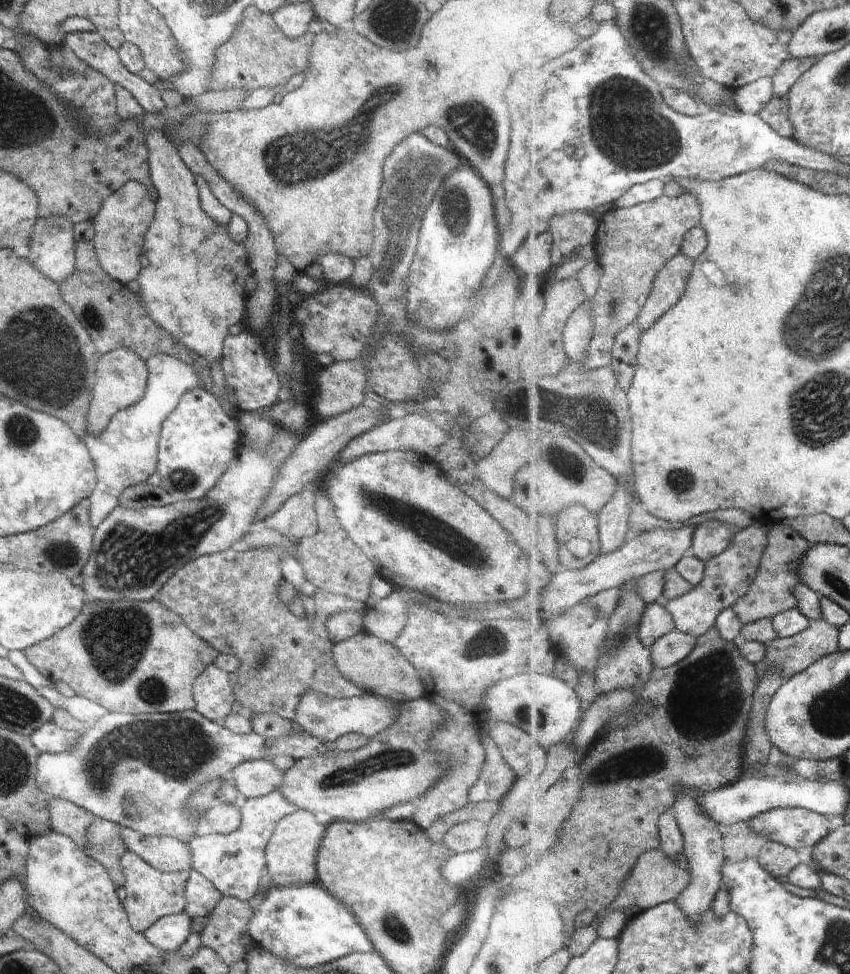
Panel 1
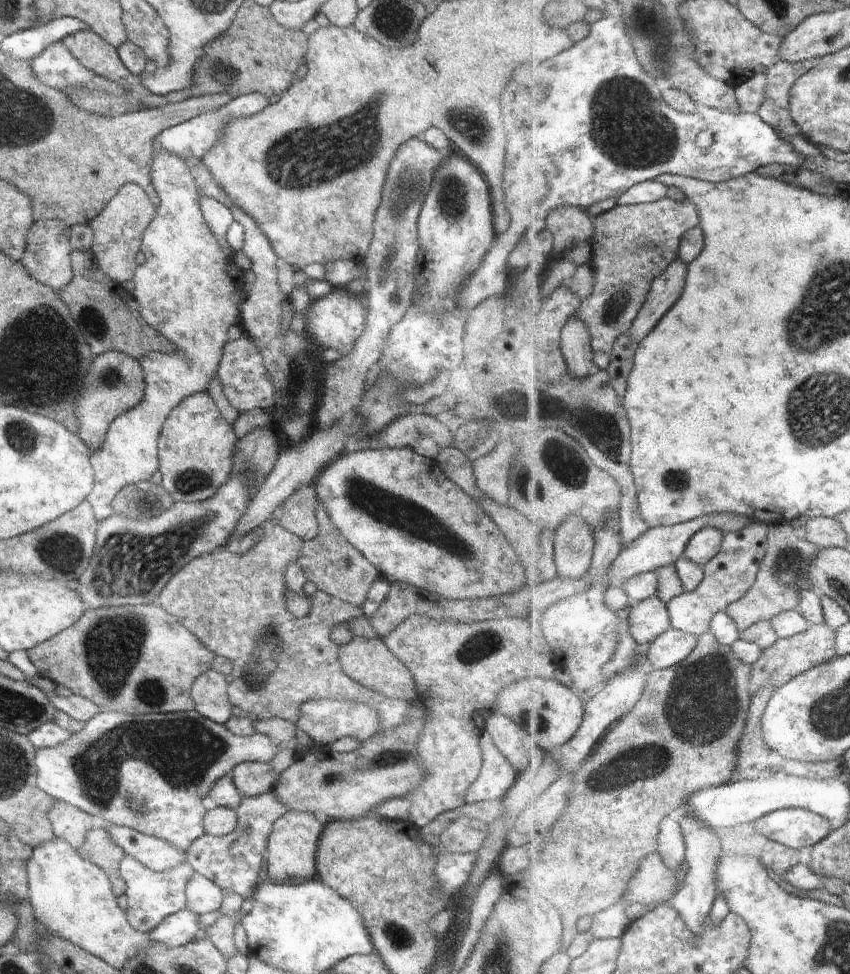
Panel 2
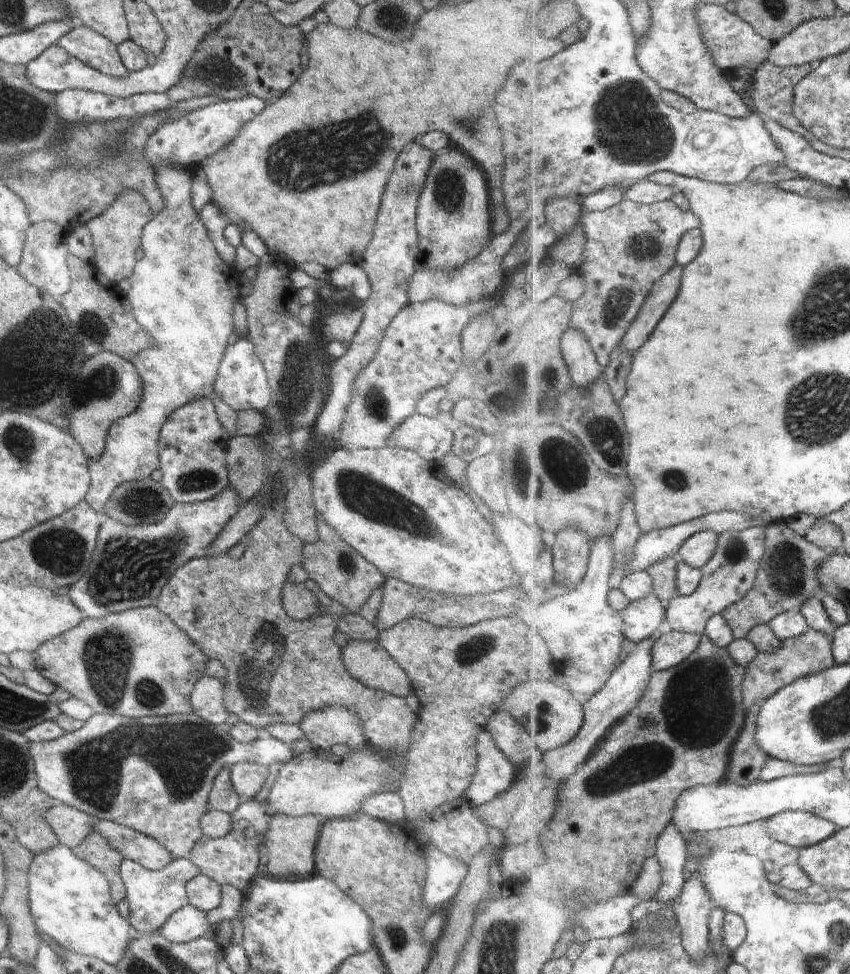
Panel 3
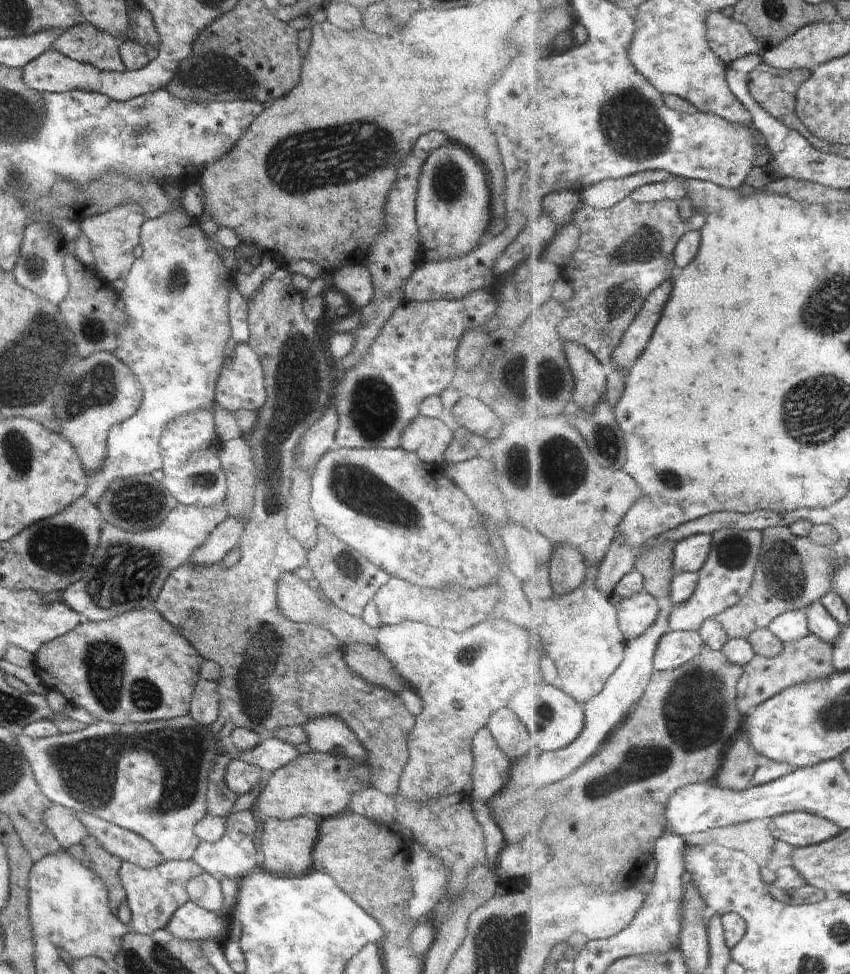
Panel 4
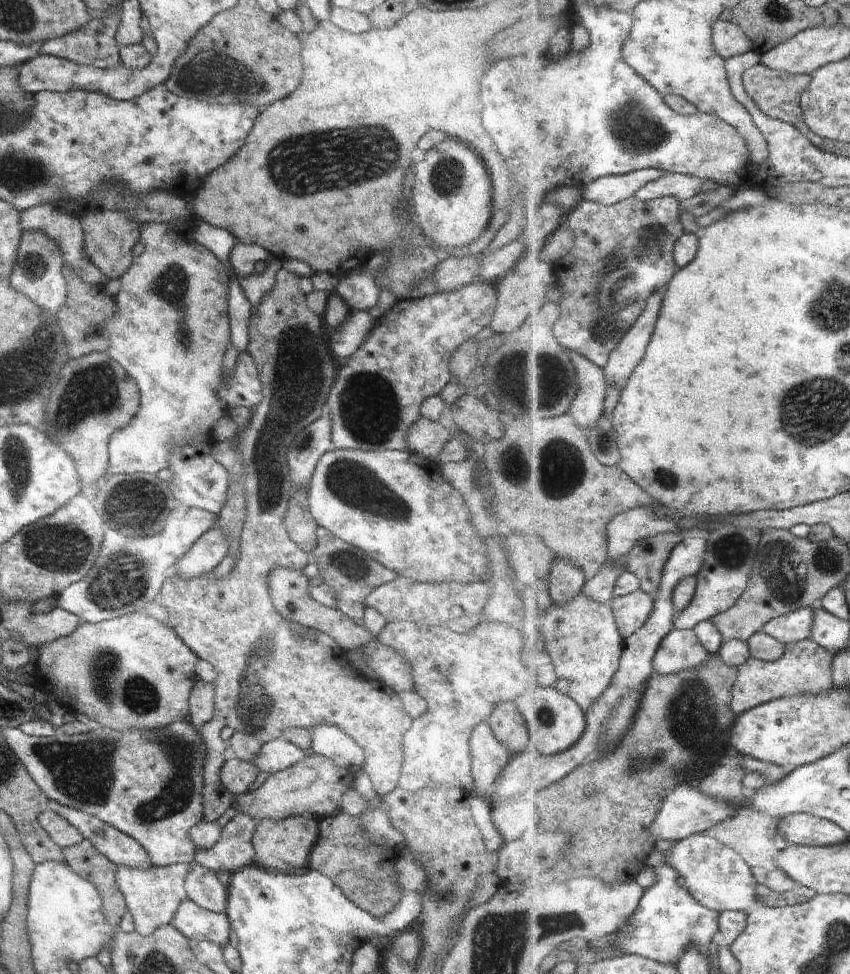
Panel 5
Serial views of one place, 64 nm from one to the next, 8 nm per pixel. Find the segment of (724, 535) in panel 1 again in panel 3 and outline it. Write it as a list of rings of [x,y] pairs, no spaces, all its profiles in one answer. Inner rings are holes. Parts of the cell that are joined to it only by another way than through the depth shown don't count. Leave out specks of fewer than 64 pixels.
[[[712,530],[704,531],[684,543],[679,554],[681,561],[703,569],[716,556],[721,536]]]

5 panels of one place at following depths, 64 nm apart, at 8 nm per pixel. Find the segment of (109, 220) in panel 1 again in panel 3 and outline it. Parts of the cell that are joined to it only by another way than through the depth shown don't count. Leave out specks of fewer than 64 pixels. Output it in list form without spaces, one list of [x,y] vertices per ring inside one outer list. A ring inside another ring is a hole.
[[[126,189],[106,209],[104,214],[86,222],[93,244],[93,266],[107,283],[117,284],[120,280],[130,280],[136,261],[136,250],[141,247],[141,238],[147,222],[154,216],[146,198],[136,190]]]

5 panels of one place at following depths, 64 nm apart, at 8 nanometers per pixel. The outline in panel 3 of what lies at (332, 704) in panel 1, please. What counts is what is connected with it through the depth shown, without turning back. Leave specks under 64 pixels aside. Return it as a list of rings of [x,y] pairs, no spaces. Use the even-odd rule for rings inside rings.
[[[324,706],[320,710],[310,710],[310,712],[306,712],[302,716],[302,720],[300,720],[298,726],[305,734],[305,737],[318,749],[328,750],[336,744],[344,744],[351,751],[362,750],[367,744],[360,716],[354,714],[352,710],[346,710],[344,706]]]

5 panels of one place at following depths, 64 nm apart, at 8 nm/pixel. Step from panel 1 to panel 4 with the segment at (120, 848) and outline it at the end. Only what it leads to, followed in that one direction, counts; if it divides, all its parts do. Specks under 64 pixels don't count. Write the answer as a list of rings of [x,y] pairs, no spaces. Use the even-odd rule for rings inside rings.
[[[89,835],[80,844],[67,848],[66,852],[72,858],[76,858],[82,866],[86,866],[88,870],[94,870],[98,874],[98,878],[102,878],[102,882],[104,882],[104,886],[108,890],[108,906],[110,906],[110,910],[114,914],[117,914],[119,906],[126,902],[126,894],[118,874],[121,861],[106,852],[96,842],[96,838]]]

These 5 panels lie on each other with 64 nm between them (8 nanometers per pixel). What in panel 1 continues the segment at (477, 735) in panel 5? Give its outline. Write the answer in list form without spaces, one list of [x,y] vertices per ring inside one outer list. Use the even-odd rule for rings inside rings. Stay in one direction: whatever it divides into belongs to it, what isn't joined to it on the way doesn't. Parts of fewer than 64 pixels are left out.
[[[490,736],[481,740],[485,751],[485,762],[478,781],[468,792],[470,803],[500,802],[511,790],[516,774],[504,761]]]

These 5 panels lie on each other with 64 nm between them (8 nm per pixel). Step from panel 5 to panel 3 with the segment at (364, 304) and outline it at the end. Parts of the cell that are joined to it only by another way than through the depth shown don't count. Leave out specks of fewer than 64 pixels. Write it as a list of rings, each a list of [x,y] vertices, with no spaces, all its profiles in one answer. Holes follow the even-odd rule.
[[[358,263],[340,264],[329,273],[327,282],[330,282],[332,287],[350,290],[352,296],[360,302],[366,302],[370,298],[372,289],[368,275]]]

